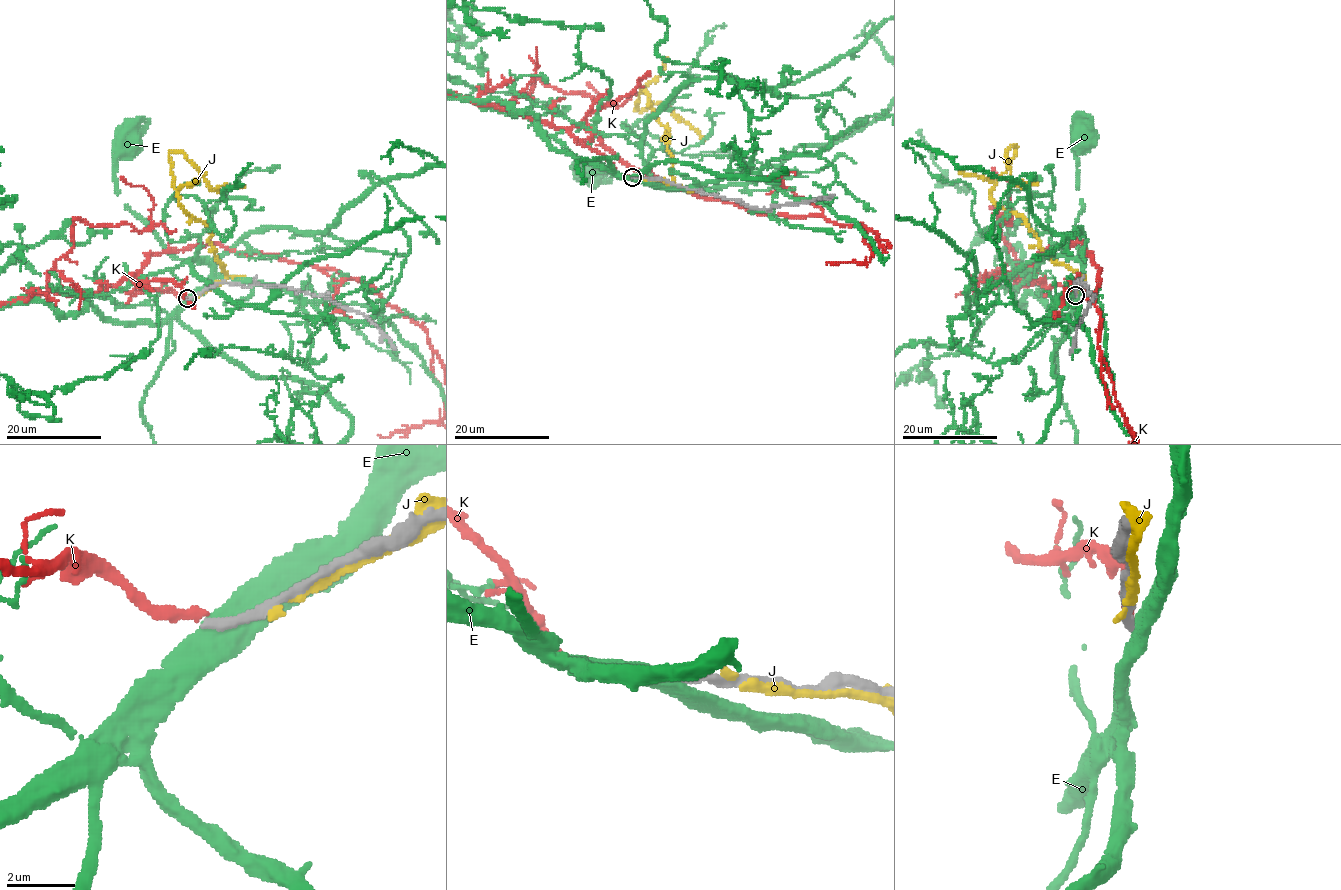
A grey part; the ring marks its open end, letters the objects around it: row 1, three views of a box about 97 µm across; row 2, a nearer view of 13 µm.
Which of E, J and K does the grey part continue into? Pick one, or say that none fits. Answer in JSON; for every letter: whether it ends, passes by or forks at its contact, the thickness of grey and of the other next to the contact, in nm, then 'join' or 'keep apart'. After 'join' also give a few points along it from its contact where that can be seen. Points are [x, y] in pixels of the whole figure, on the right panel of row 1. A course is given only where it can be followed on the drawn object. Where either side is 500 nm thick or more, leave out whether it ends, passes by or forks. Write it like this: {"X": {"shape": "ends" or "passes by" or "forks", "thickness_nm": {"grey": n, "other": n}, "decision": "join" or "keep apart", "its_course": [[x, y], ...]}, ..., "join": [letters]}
{"E": {"thickness_nm": {"grey": 280, "other": 550}, "decision": "keep apart"}, "J": {"shape": "passes by", "thickness_nm": {"grey": 260, "other": 240}, "decision": "keep apart"}, "K": {"shape": "ends", "thickness_nm": {"grey": 240, "other": 240}, "decision": "join"}, "join": ["K"]}

